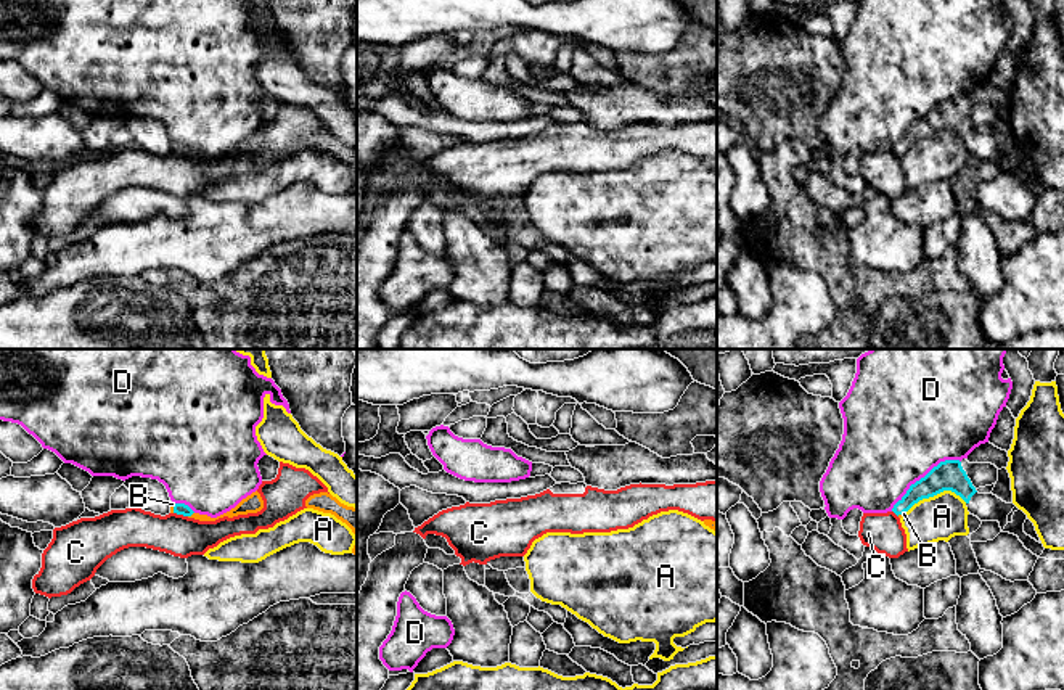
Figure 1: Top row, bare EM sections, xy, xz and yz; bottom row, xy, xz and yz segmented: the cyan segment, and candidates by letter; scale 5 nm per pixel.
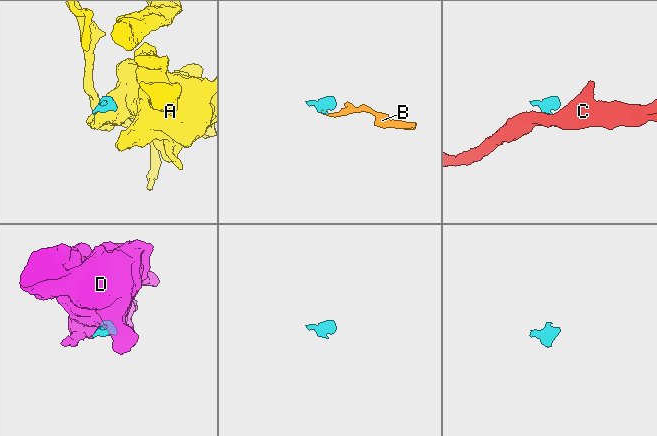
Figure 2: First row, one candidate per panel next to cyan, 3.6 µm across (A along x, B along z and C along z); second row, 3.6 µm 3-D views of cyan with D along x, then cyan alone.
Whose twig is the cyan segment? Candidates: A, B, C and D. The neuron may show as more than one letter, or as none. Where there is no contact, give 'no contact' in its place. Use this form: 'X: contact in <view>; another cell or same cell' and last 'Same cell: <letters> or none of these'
A: contact in yz; another cell
B: contact in xy; same cell
C: contact in xy; another cell
D: contact in yz; another cell
Same cell: B

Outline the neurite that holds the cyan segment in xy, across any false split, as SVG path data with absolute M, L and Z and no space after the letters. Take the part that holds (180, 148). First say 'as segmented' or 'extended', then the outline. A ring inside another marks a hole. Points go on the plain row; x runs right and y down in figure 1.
extended; M256 130L256 132L252 132L251 135L248 135L246 138L243 138L235 148L231 148L230 151L227 151L227 153L223 153L223 154L220 154L220 156L217 156L217 158L211 158L211 156L207 156L207 154L194 153L194 151L193 151L188 145L185 145L185 143L172 143L170 153L183 154L183 156L194 158L194 159L199 159L199 161L215 161L215 159L223 158L223 156L233 158L233 156L238 156L238 154L257 153L257 151L260 151L262 148L264 148L264 140L262 140L260 133Z

